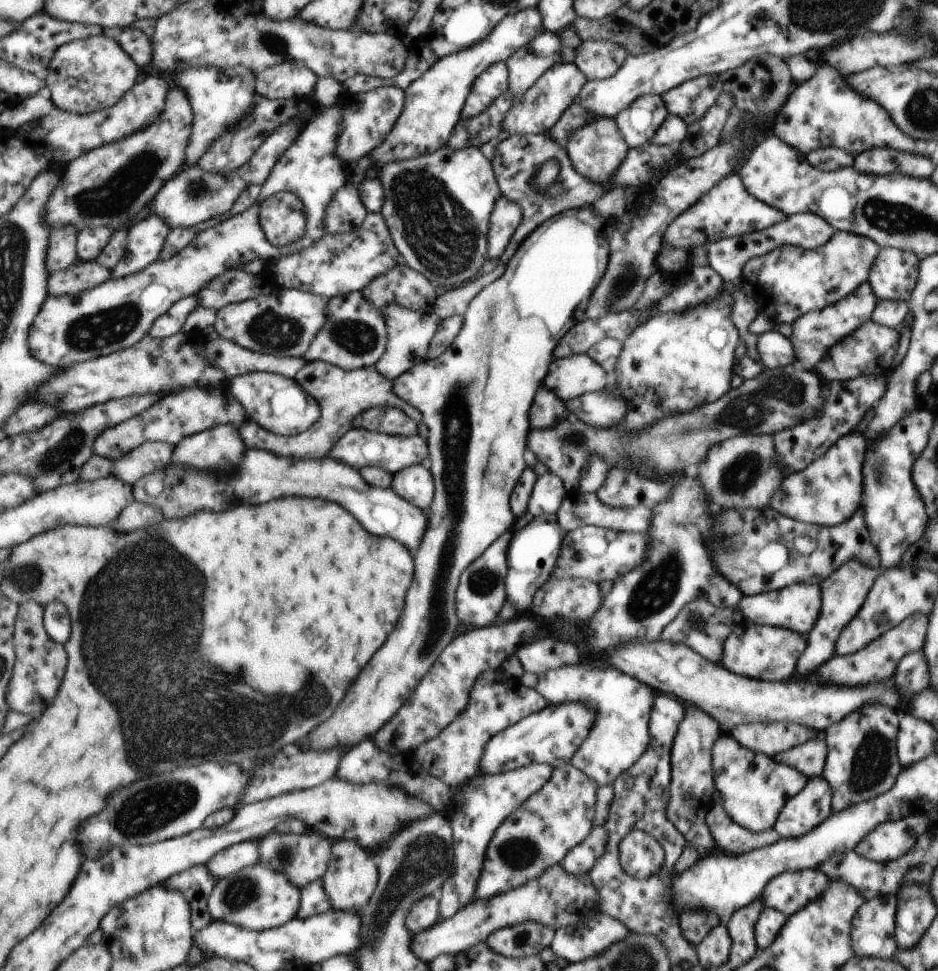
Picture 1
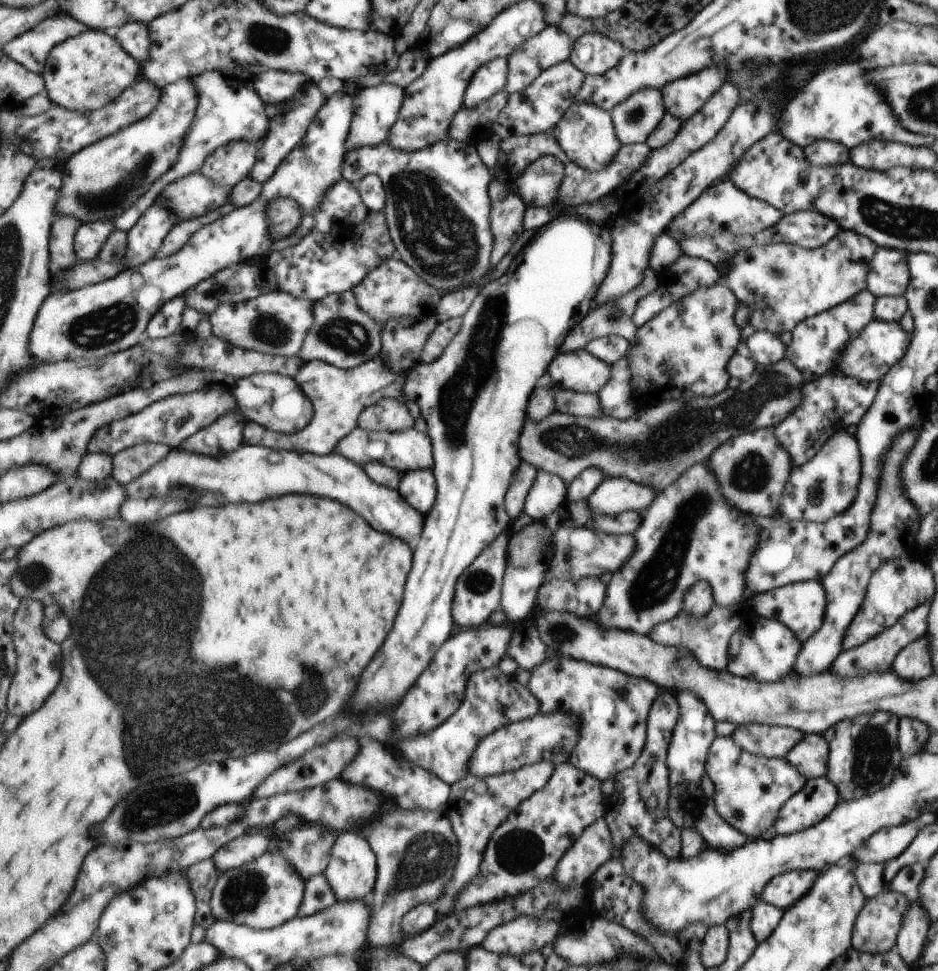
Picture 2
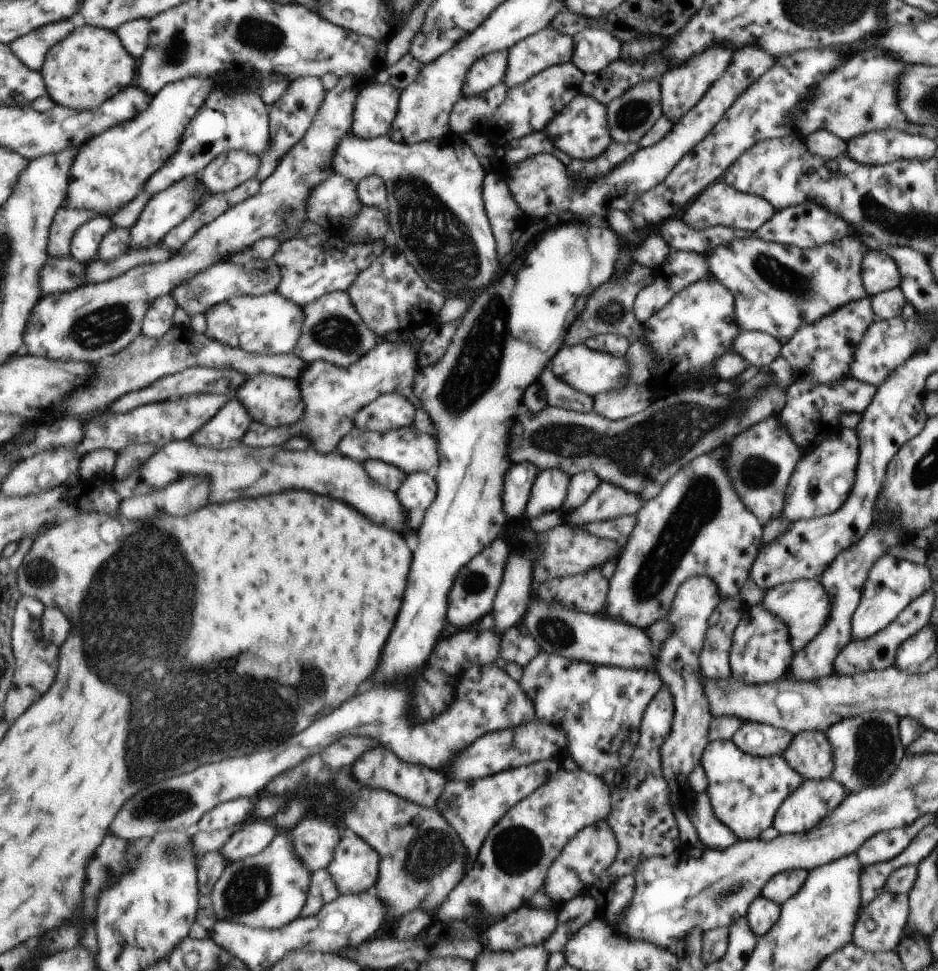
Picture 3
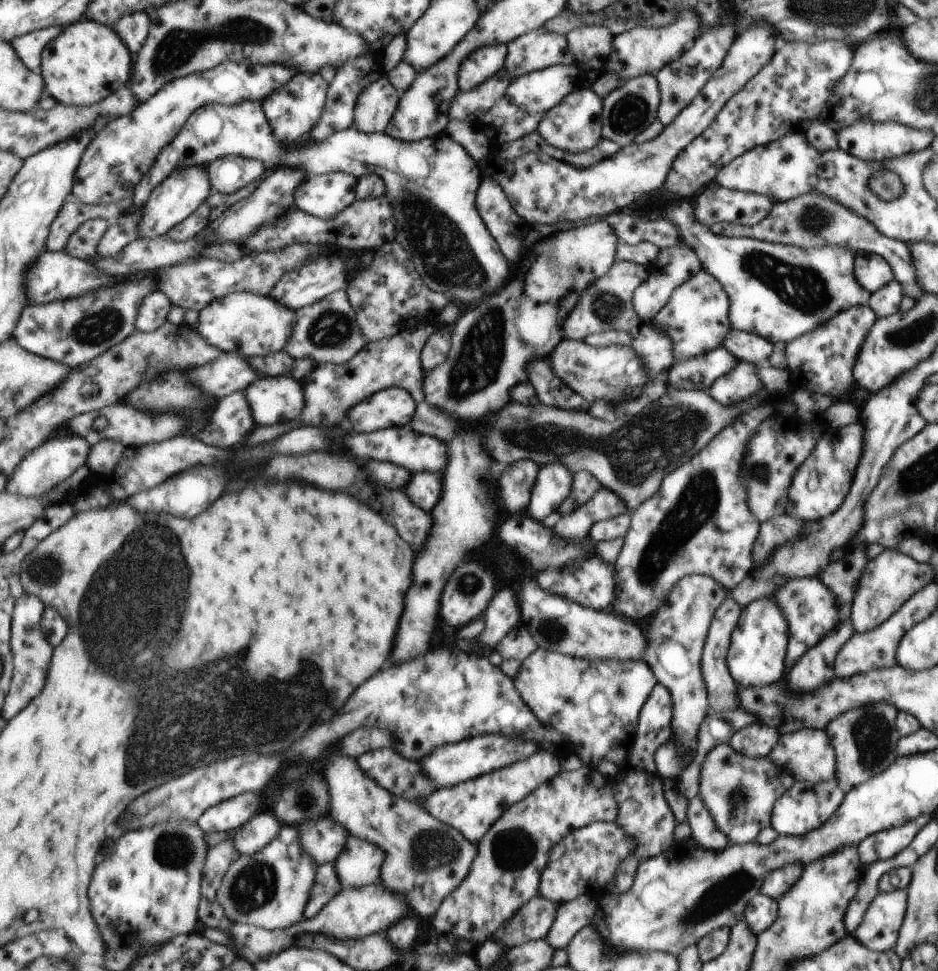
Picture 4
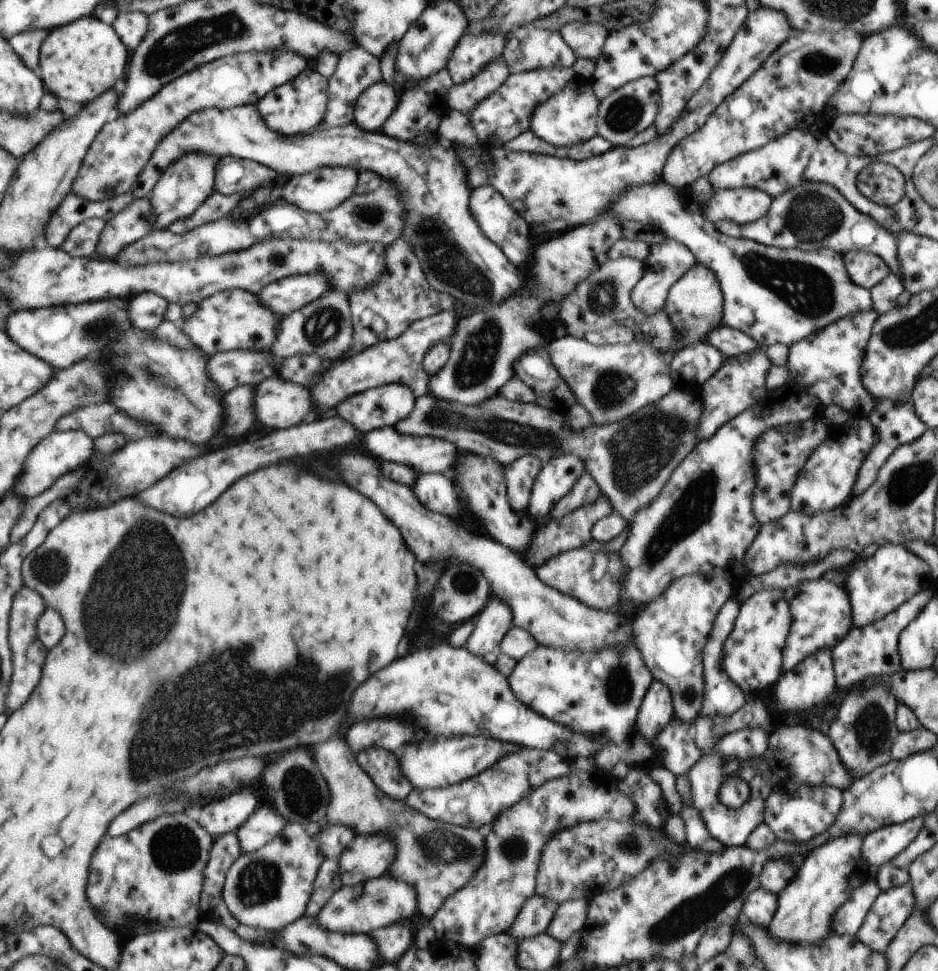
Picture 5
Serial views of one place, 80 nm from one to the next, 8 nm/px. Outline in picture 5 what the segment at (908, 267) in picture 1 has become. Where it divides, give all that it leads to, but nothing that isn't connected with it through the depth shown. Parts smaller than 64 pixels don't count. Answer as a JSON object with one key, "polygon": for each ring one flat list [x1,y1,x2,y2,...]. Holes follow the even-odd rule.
{"polygon":[[848,251,841,253,843,268,849,280,870,290,875,284,890,275,890,266,881,257,873,253]]}

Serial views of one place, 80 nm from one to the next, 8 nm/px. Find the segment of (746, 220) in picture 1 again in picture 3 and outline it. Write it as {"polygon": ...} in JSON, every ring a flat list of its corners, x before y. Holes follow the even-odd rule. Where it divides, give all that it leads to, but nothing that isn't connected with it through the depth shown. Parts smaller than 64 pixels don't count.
{"polygon":[[721,179,707,187,696,199,693,199,678,215,679,219,695,231,711,228,711,226,729,226,746,232,755,232,763,222,771,218,774,209,769,202,759,196,738,192]]}

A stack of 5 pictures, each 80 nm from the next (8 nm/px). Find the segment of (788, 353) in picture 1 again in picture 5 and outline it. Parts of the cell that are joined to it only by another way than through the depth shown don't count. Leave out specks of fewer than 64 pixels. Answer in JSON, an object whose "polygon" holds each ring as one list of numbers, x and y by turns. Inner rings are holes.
{"polygon":[[725,324,711,330,704,342,718,349,725,358,747,354,759,347,754,340,751,340,751,337]]}

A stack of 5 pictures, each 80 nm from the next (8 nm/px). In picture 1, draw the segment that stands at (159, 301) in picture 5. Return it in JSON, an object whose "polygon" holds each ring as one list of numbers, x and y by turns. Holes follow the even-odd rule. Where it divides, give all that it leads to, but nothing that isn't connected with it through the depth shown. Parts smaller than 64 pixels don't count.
{"polygon":[[197,295,188,296,175,303,170,311,159,317,149,334,153,338,169,339,170,336,176,335,186,326,190,314,201,306,200,298]]}

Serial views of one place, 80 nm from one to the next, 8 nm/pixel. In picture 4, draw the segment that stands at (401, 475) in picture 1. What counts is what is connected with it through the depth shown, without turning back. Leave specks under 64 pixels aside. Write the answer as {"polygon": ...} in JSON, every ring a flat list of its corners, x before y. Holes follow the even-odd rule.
{"polygon":[[418,473,404,490,420,508,433,513,446,495,446,481,441,473]]}

